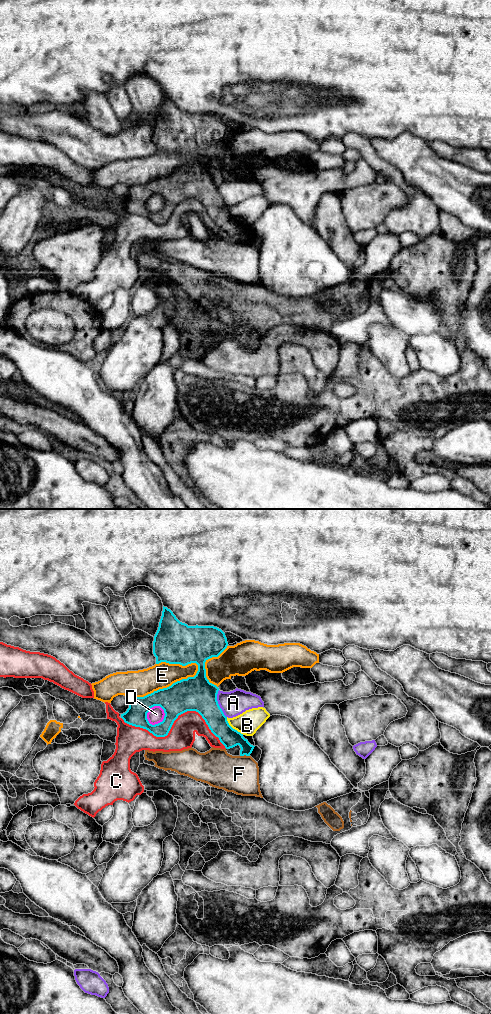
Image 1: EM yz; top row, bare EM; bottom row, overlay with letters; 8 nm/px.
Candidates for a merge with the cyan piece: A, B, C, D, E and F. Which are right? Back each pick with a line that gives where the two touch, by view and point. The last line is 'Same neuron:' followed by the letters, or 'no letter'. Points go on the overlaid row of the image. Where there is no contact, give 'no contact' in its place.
Same neuron: no letter

